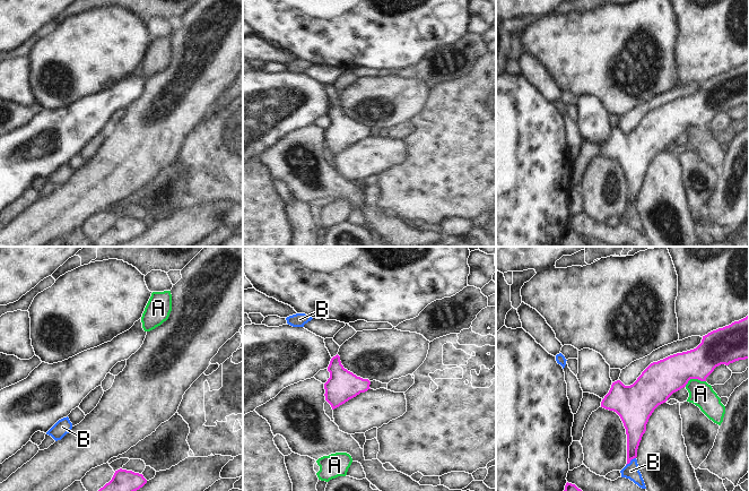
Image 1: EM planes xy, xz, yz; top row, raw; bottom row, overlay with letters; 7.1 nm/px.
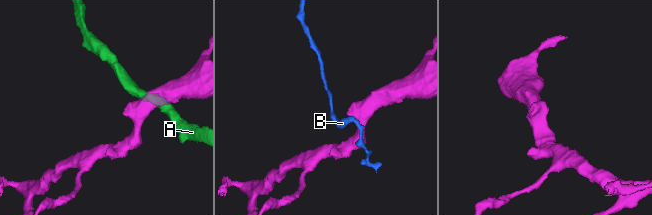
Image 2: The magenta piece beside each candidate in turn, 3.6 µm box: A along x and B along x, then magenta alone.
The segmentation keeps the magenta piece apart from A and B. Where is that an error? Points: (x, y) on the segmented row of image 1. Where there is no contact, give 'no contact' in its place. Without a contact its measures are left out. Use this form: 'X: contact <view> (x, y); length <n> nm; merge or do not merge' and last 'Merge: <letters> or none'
A: contact yz (694, 378); length 160 nm; do not merge
B: contact yz (630, 459); length 90 nm; do not merge
Merge: none

